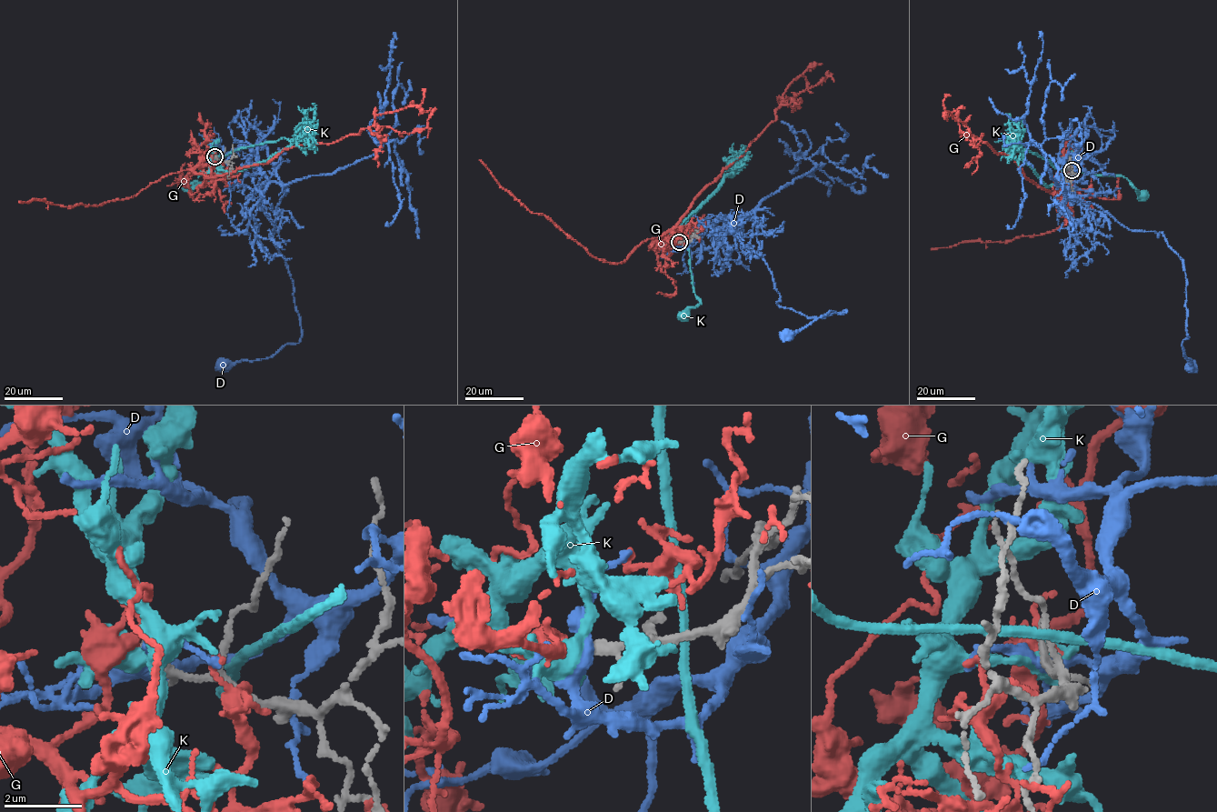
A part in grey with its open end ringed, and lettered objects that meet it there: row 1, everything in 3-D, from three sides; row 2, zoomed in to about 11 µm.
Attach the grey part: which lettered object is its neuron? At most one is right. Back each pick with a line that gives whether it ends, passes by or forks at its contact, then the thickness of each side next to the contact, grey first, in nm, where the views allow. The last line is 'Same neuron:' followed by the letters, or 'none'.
Same neuron: none

